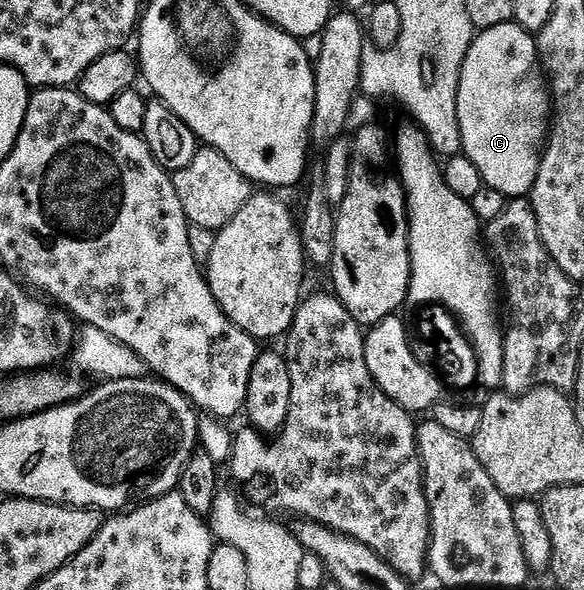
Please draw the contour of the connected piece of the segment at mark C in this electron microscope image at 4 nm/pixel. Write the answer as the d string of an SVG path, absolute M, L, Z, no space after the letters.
M510 21L474 34L473 44L461 66L461 76L457 78L456 118L460 150L481 174L482 184L506 197L525 197L533 190L539 156L547 139L551 103L543 90L543 83L537 80L537 71L539 75L536 38Z

